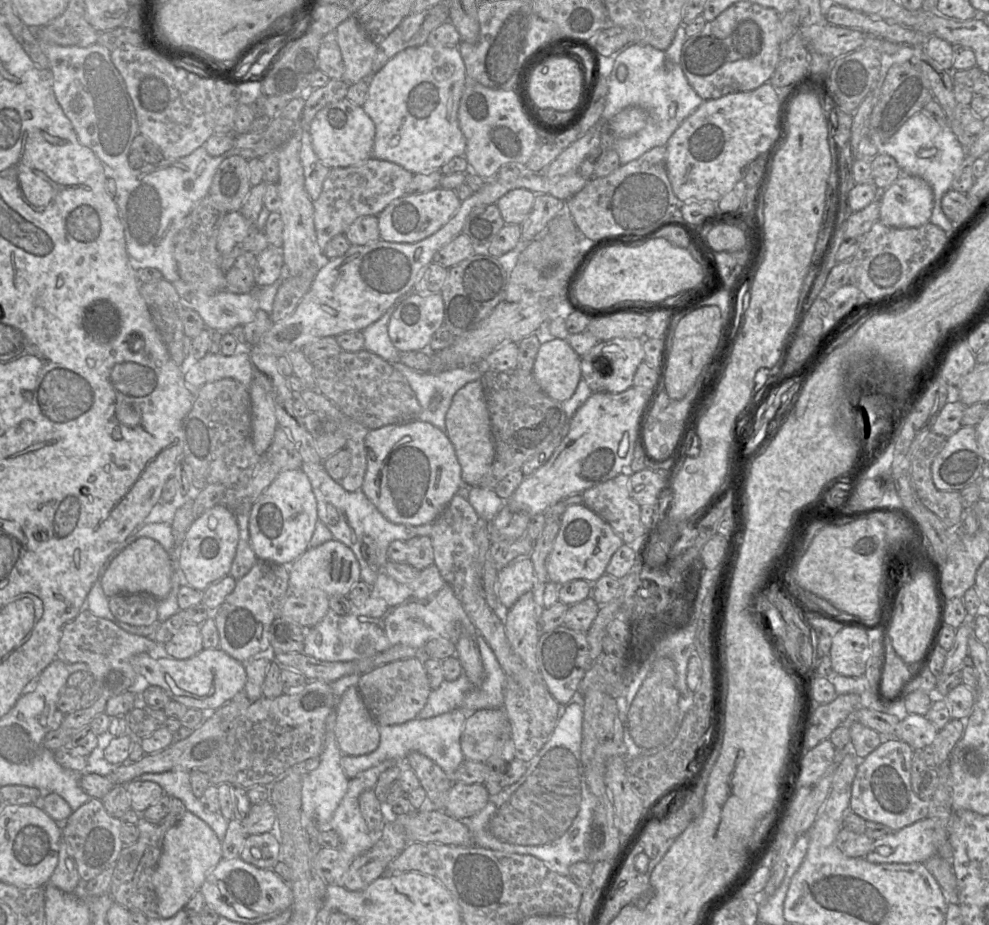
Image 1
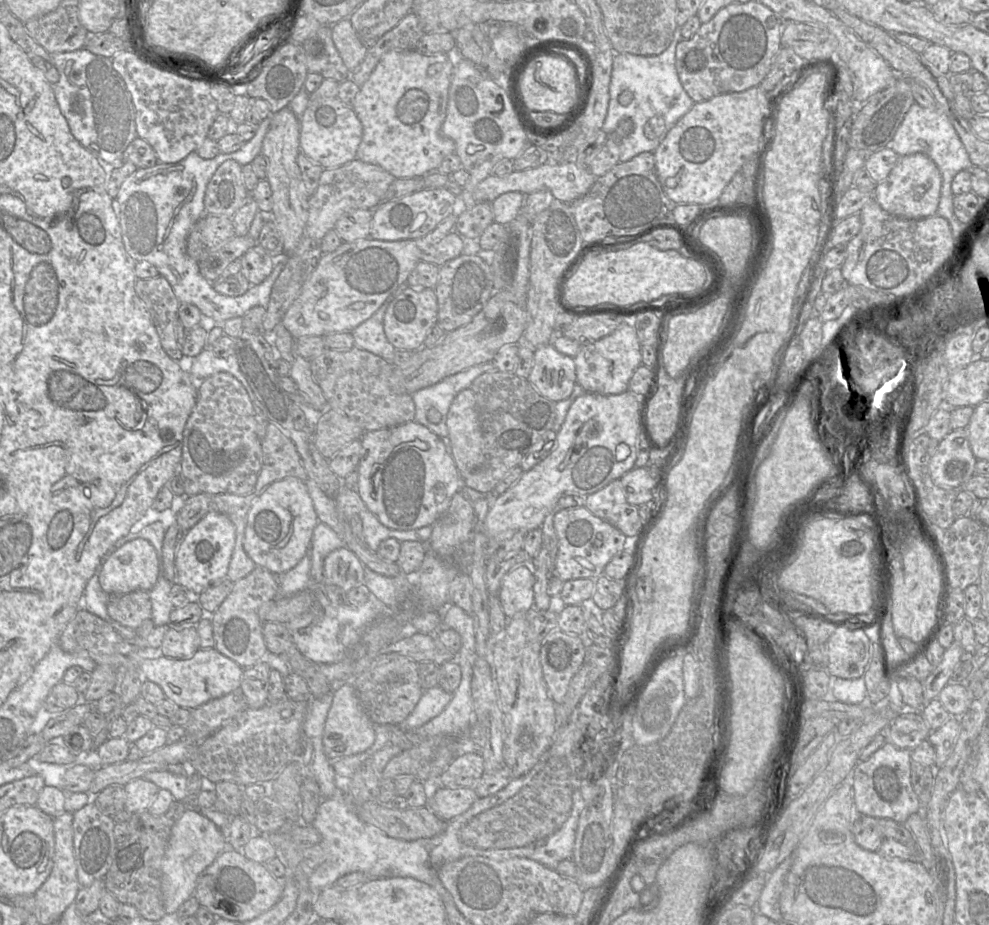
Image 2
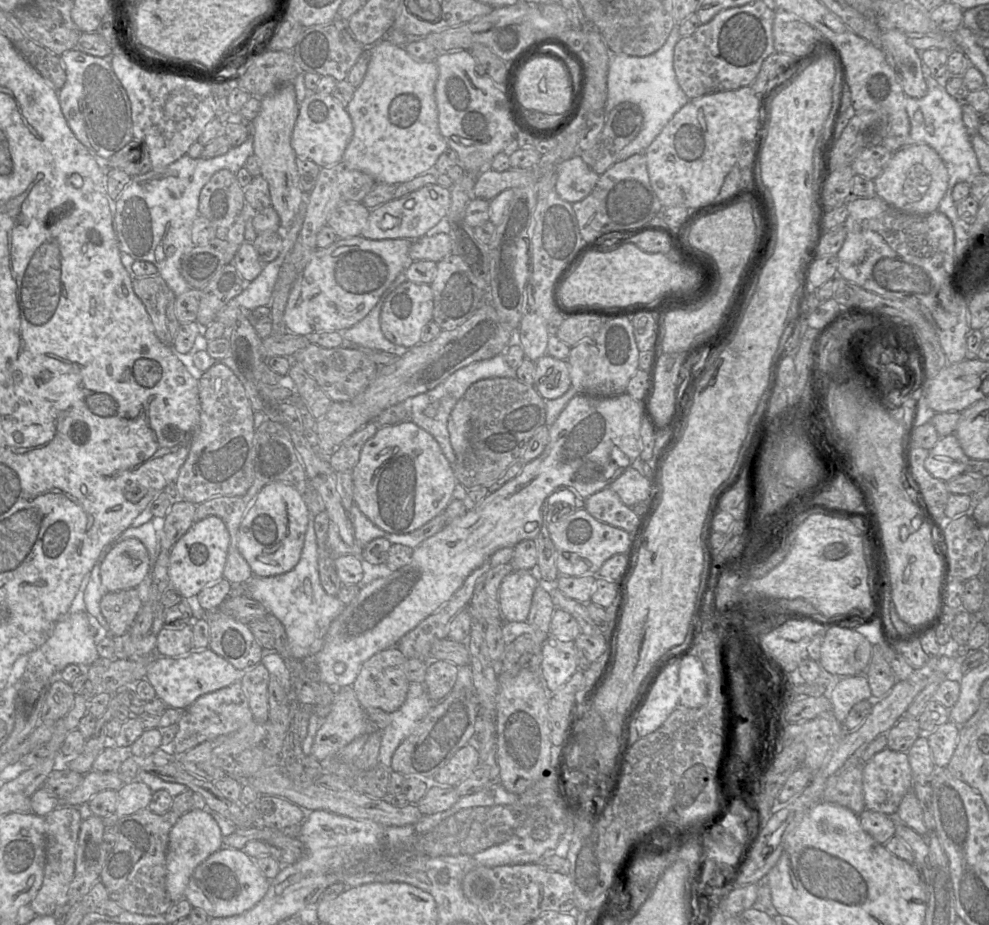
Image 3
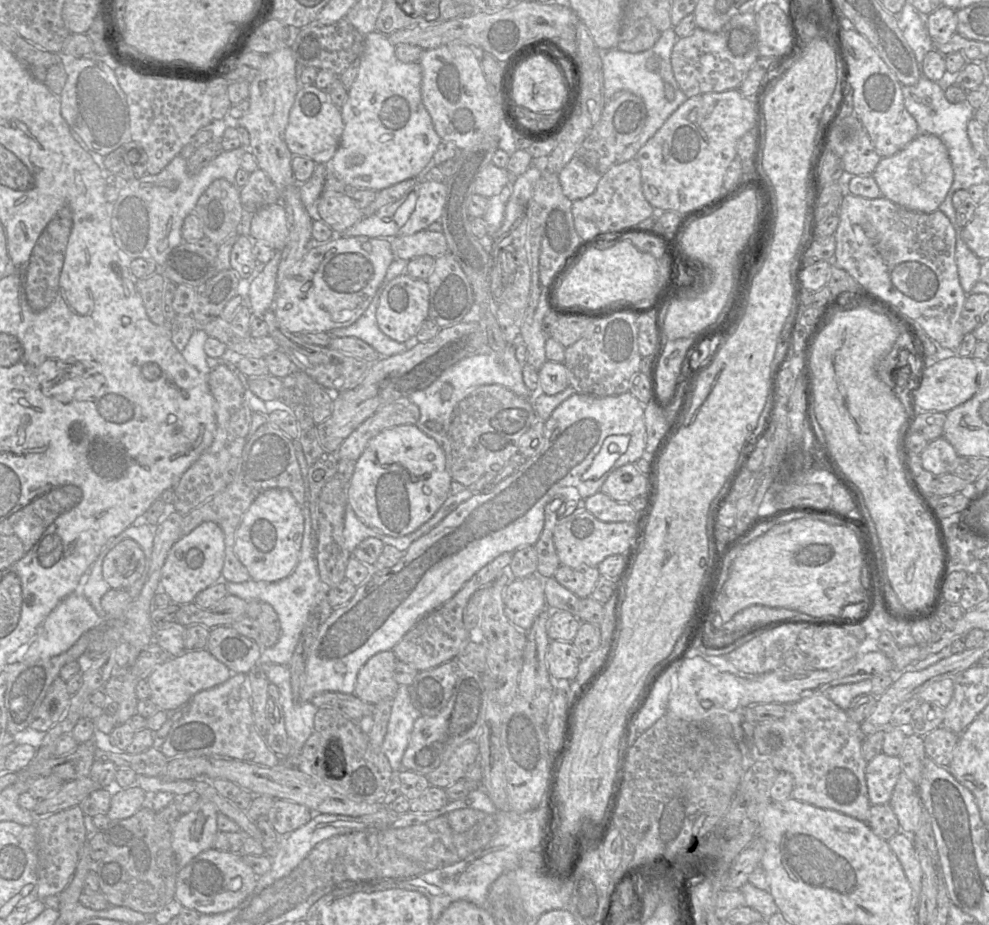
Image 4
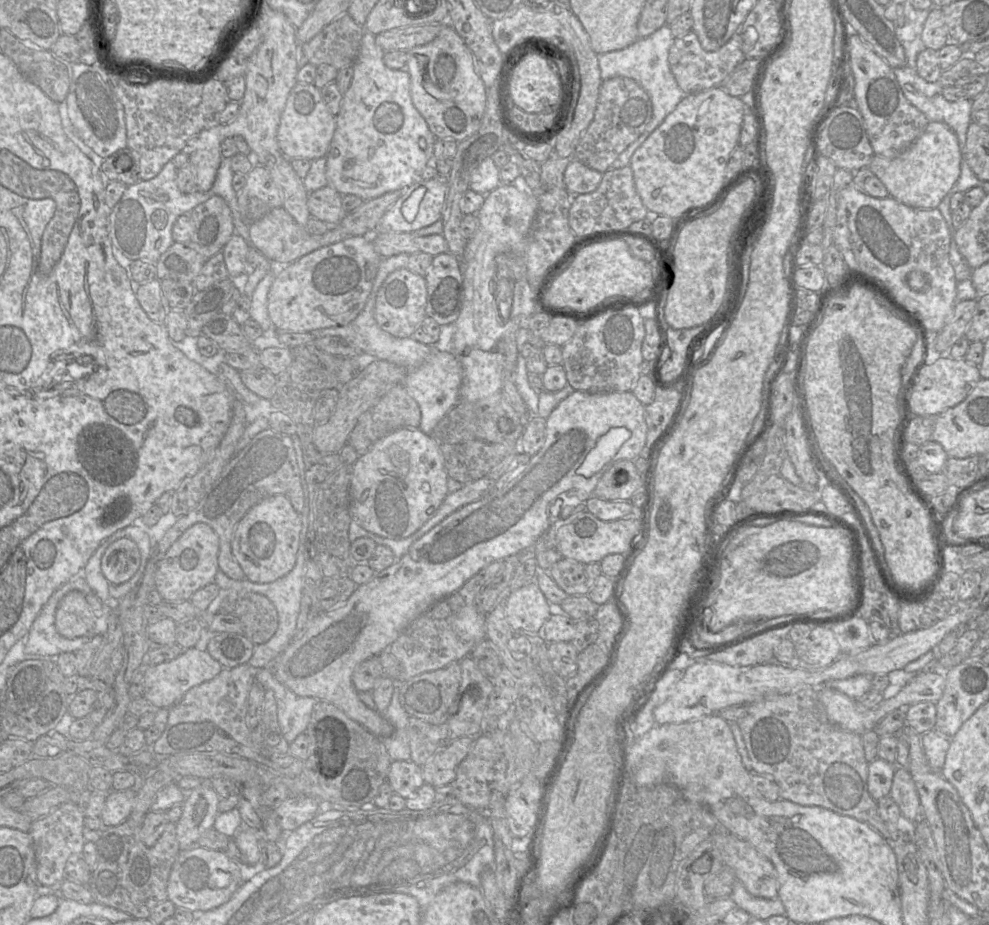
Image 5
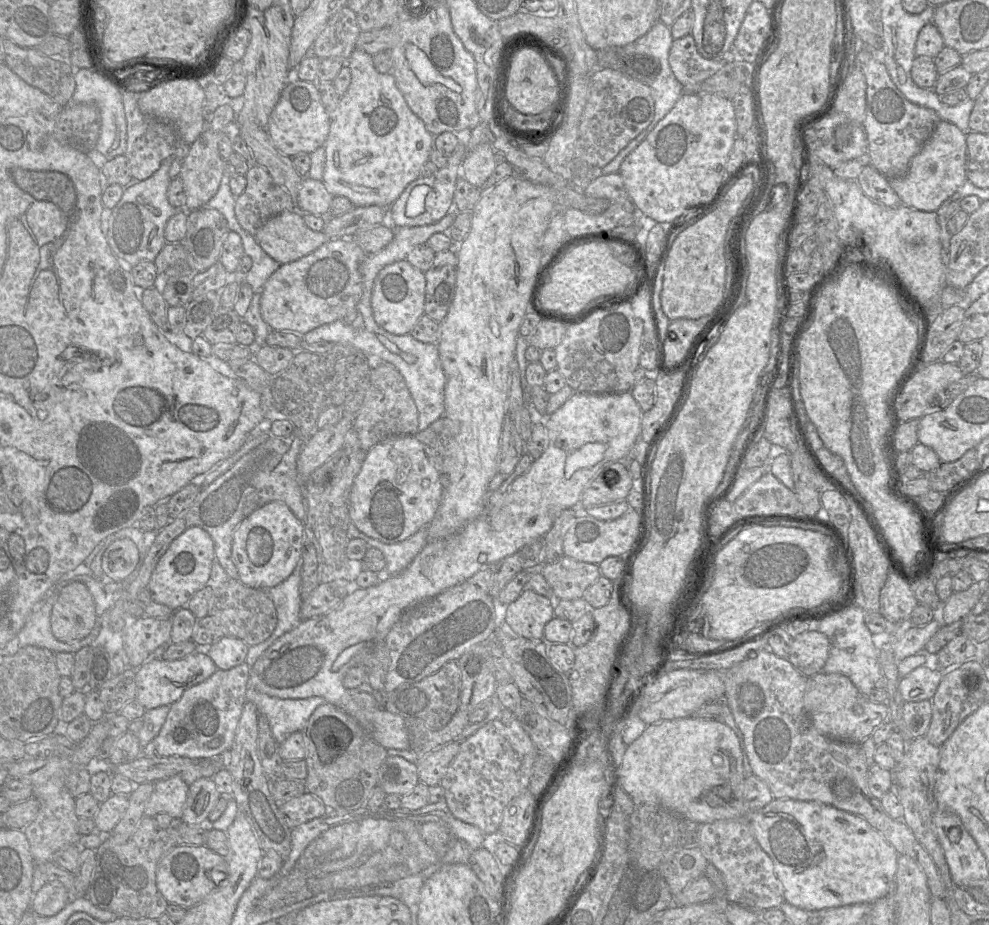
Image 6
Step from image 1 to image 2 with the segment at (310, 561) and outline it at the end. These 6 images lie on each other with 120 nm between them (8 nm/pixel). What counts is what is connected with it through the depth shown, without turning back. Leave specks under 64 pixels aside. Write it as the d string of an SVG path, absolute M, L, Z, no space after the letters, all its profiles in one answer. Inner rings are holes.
M348 547L338 548L324 560L323 583L336 585L348 592L364 583L364 564Z

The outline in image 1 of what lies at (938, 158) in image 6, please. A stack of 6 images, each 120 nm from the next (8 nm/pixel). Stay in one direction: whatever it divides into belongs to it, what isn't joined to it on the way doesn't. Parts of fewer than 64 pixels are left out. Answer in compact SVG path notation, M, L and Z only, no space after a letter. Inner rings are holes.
M901 172L876 200L880 203L879 221L888 227L918 228L930 222L934 195L920 177Z

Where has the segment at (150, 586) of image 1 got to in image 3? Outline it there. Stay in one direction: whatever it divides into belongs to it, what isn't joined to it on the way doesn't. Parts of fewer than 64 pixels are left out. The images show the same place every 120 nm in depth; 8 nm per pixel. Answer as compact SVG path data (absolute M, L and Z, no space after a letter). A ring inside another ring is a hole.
M137 538L115 545L100 567L101 583L108 592L135 588L151 571L148 551Z

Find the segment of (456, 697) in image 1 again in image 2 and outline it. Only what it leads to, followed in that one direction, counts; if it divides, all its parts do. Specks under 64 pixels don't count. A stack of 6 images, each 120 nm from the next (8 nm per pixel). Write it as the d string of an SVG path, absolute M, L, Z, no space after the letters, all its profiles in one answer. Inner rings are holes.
M440 686L423 690L422 696L402 725L406 731L414 731L438 716L450 703L452 694Z

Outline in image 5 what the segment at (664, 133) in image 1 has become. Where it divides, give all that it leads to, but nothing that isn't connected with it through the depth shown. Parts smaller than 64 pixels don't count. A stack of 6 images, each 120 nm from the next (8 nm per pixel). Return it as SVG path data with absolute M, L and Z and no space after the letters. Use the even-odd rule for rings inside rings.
M665 24L646 38L639 38L632 45L616 51L598 54L601 79L626 77L635 80L649 95L652 103L652 118L644 132L632 142L612 163L611 169L628 166L634 152L646 141L650 134L674 111L679 102L685 97L685 92L679 87L671 72L668 62L669 51L675 38L670 26Z

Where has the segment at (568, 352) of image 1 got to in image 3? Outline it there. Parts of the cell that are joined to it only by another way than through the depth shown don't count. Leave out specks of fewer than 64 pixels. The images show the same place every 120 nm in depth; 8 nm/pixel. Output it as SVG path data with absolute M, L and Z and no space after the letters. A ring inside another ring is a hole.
M548 354L535 362L533 386L545 400L561 397L572 386L567 360L556 359Z

